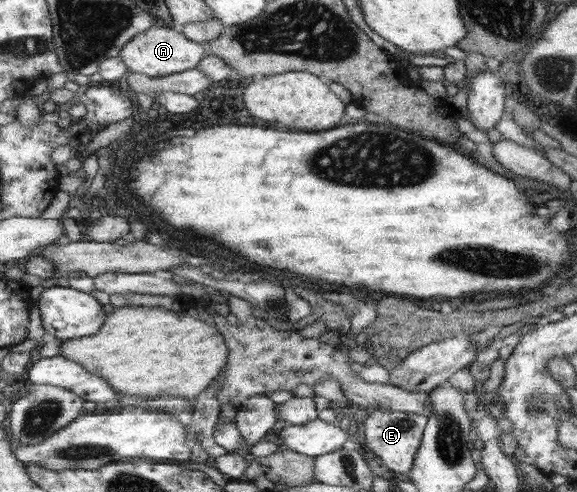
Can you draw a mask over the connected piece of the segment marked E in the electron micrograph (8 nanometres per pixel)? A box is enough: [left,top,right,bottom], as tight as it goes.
[364,408,429,476]

